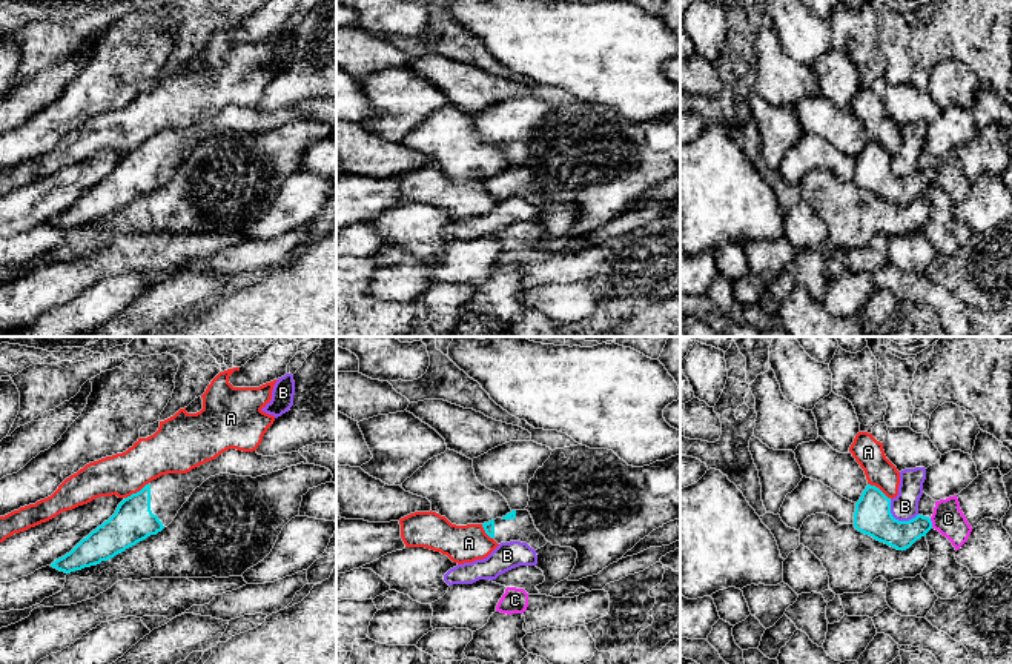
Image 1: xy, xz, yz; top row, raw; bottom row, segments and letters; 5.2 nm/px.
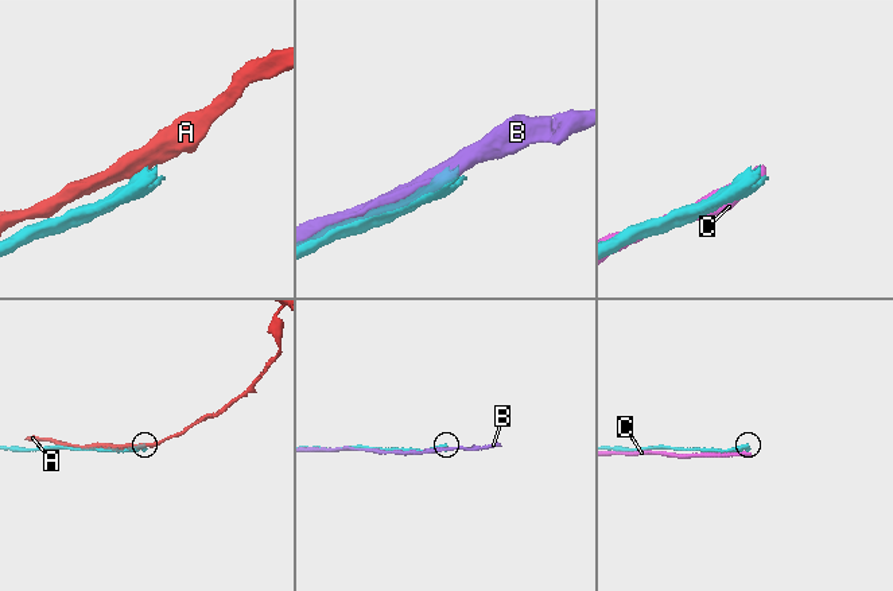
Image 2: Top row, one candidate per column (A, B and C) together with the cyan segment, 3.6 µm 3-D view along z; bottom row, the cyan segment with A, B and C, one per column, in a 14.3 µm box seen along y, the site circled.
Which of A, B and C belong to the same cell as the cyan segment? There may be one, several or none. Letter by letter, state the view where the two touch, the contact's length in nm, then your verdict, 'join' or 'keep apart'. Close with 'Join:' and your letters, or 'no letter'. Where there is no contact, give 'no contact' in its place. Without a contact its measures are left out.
A: meets cyan in xy; contact 150 nm long; keep apart
B: meets cyan in yz; contact 170 nm long; keep apart
C: meets cyan in yz; contact 50 nm long; keep apart
Join: no letter

